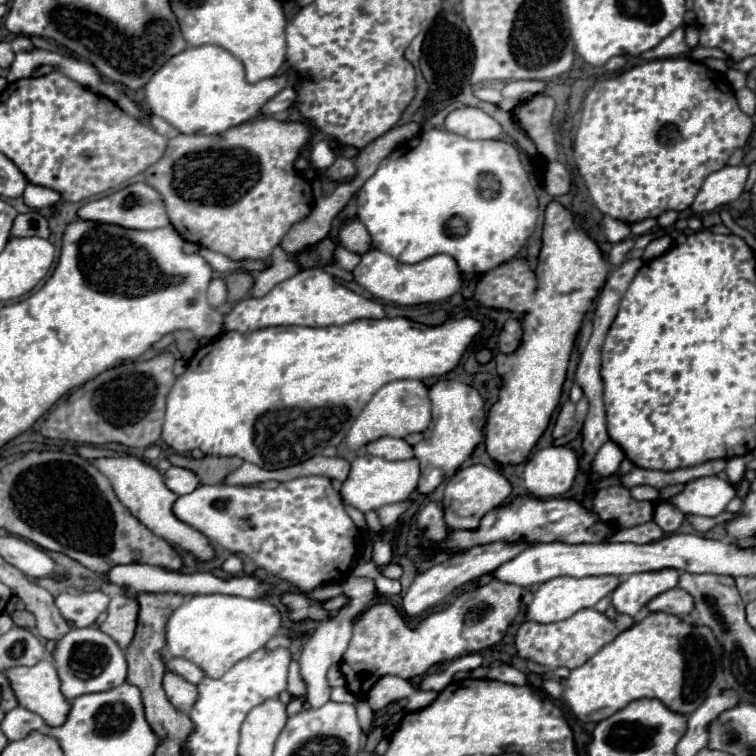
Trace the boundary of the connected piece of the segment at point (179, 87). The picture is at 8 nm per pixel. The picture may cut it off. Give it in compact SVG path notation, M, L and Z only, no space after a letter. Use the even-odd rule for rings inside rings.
M220 46L186 48L172 56L144 86L152 114L170 122L182 134L222 134L262 114L262 106L288 84L288 74L264 78L256 84L246 80L244 66ZM196 106L196 108L194 108Z

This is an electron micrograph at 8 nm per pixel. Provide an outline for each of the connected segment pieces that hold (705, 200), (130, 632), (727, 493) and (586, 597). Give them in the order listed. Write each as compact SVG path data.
M742 164L724 166L722 170L712 172L704 180L704 184L692 204L692 210L710 212L718 206L734 202L744 192L746 178L748 178L748 166L742 166Z
M124 592L112 596L108 604L108 618L100 626L102 632L106 632L116 644L126 650L128 644L134 638L136 624L138 624L138 600L134 596L126 596Z
M708 476L688 482L680 496L672 496L672 500L666 502L682 510L684 514L718 516L720 512L724 512L724 508L734 496L736 492L726 480L718 476Z
M560 576L560 578L552 578L552 580L540 584L540 588L534 592L534 600L528 606L526 618L534 620L534 622L542 622L542 624L566 620L582 608L592 608L596 602L600 602L604 596L608 596L618 584L620 584L618 576L586 576L586 578Z

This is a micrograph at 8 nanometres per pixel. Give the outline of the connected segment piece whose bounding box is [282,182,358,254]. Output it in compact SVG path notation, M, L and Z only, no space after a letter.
M346 182L346 184L340 184L330 196L320 198L312 208L312 212L288 230L288 234L282 240L282 248L288 254L296 254L306 246L312 246L322 238L326 238L334 216L342 210L342 206L346 206L346 202L352 198L356 190L358 190L356 182L352 184Z

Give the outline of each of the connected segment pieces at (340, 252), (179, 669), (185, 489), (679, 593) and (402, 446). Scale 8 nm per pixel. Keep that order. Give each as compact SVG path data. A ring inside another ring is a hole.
M336 244L336 250L334 250L334 264L336 266L340 266L344 270L354 270L358 262L360 262L360 254L348 252L342 244Z
M170 658L166 662L166 668L180 674L180 676L184 676L192 684L198 684L204 678L204 670L200 670L194 662L190 662L186 658Z
M170 466L170 468L166 470L164 478L166 478L166 486L168 486L172 492L176 492L178 496L192 492L192 490L200 484L198 476L196 476L192 470L178 468L178 466Z
M672 588L660 596L656 596L648 606L648 612L672 612L676 616L686 616L692 614L692 596L688 596L688 592L684 592L682 588Z
M388 436L374 440L372 444L366 444L366 452L370 456L380 456L386 460L408 460L414 456L412 446L408 446L400 438L388 438Z

